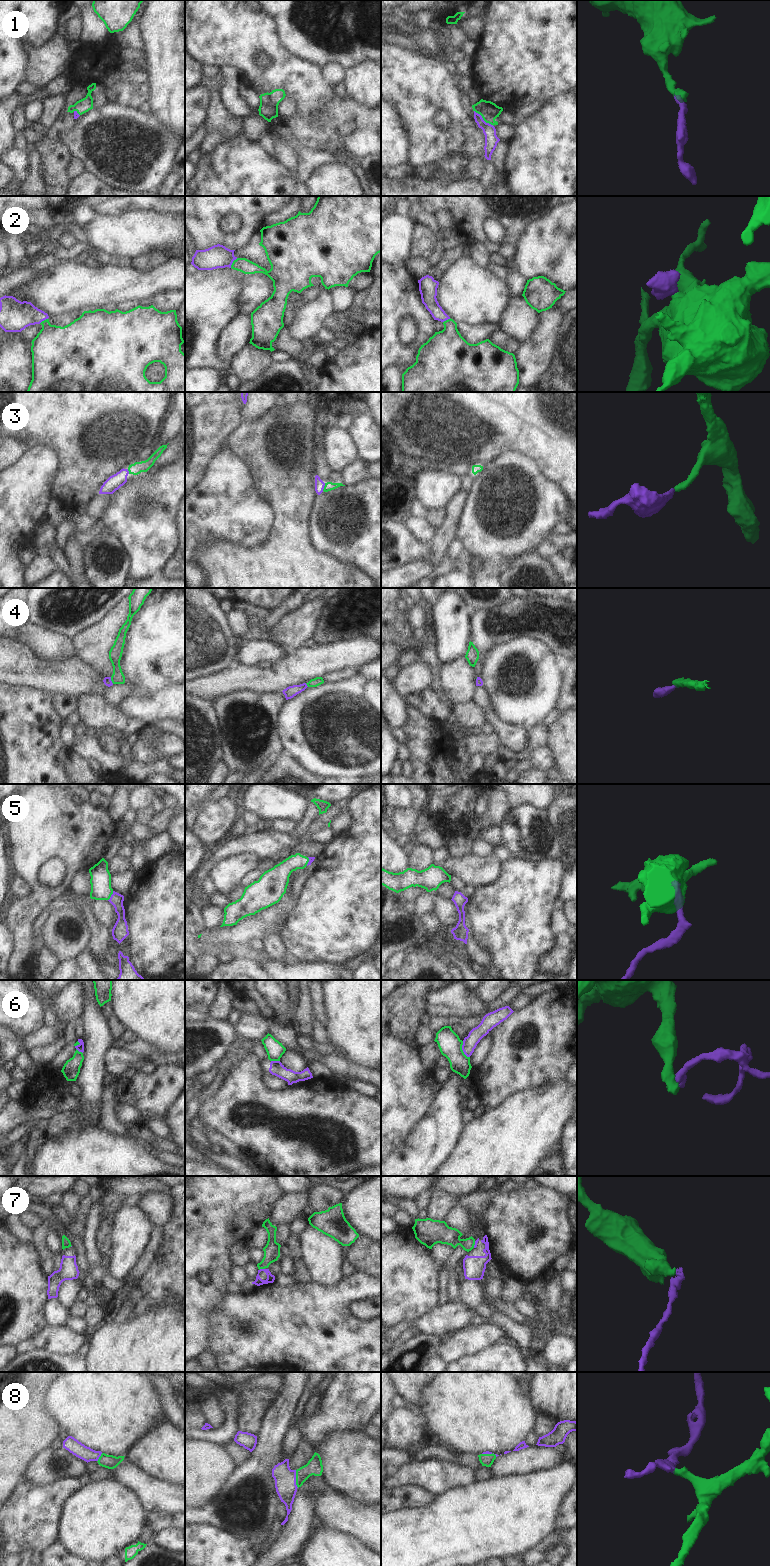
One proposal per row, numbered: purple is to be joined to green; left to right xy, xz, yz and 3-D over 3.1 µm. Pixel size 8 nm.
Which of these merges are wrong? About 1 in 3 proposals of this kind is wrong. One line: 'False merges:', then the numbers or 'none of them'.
False merges: 6, 7.

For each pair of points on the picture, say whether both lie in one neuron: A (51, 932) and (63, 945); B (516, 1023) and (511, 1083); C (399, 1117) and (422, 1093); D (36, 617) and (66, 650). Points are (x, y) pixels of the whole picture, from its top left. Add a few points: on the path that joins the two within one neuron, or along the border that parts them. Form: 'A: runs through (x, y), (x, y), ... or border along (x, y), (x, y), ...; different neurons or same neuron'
A: runs through (54, 935), (61, 942); same neuron
B: runs through (509, 1038), (507, 1044), (511, 1048), (511, 1068); same neuron
C: runs through (404, 1111), (416, 1099); same neuron
D: border along (32, 623), (64, 634), (69, 638); different neurons

